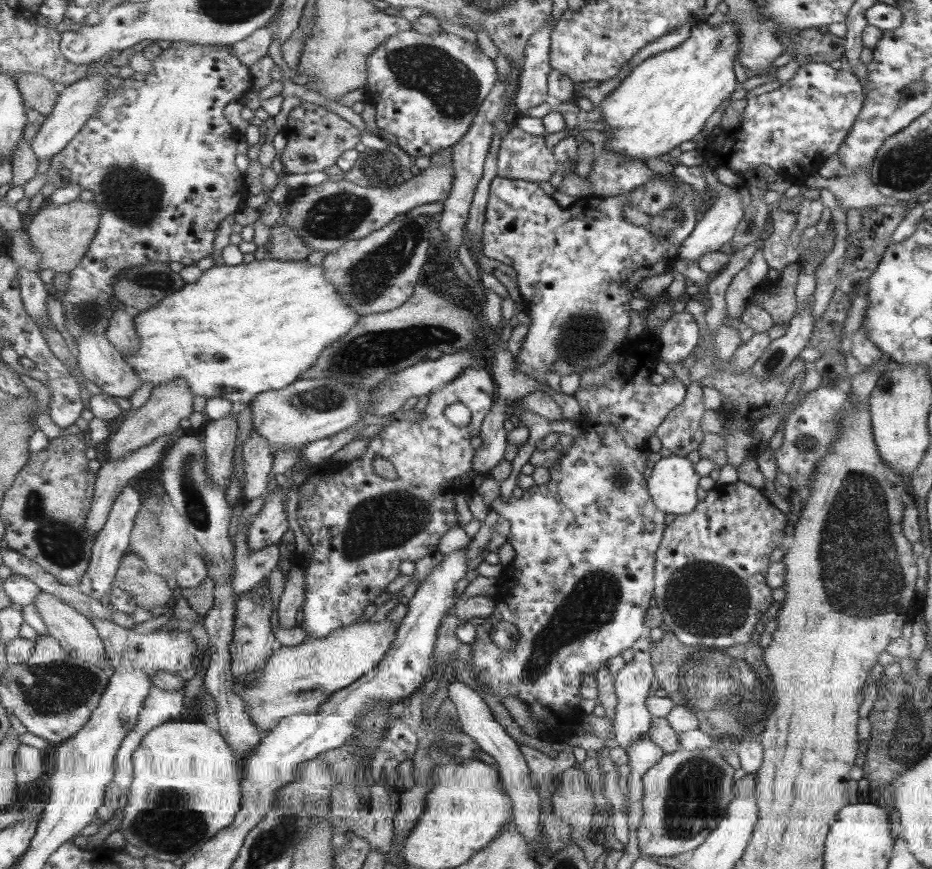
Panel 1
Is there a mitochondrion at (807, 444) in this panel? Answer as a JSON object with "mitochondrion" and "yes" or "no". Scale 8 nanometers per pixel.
{"mitochondrion":"yes"}

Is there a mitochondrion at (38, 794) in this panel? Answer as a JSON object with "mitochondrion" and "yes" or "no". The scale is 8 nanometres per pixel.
{"mitochondrion":"no"}

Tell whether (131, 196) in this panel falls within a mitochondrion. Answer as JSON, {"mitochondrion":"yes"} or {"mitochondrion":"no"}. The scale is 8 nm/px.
{"mitochondrion":"yes"}

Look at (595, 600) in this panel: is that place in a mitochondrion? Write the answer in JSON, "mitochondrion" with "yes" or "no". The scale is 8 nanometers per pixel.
{"mitochondrion":"yes"}

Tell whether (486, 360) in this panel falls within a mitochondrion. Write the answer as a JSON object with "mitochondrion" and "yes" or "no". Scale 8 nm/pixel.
{"mitochondrion":"no"}

